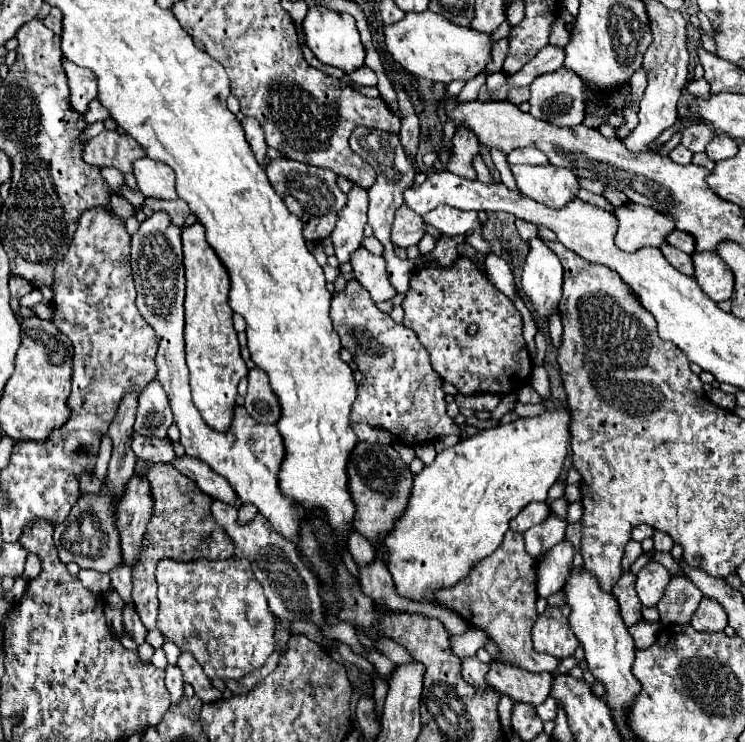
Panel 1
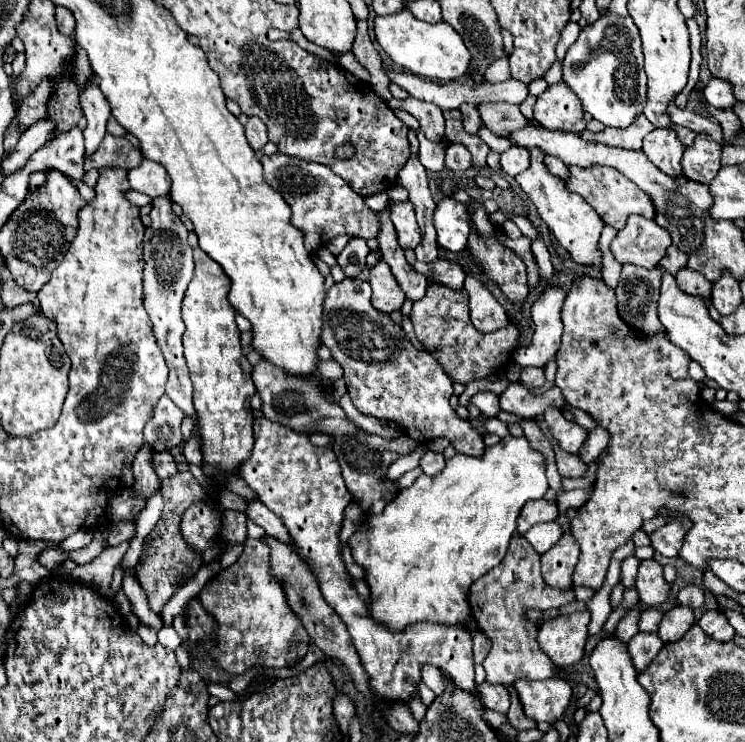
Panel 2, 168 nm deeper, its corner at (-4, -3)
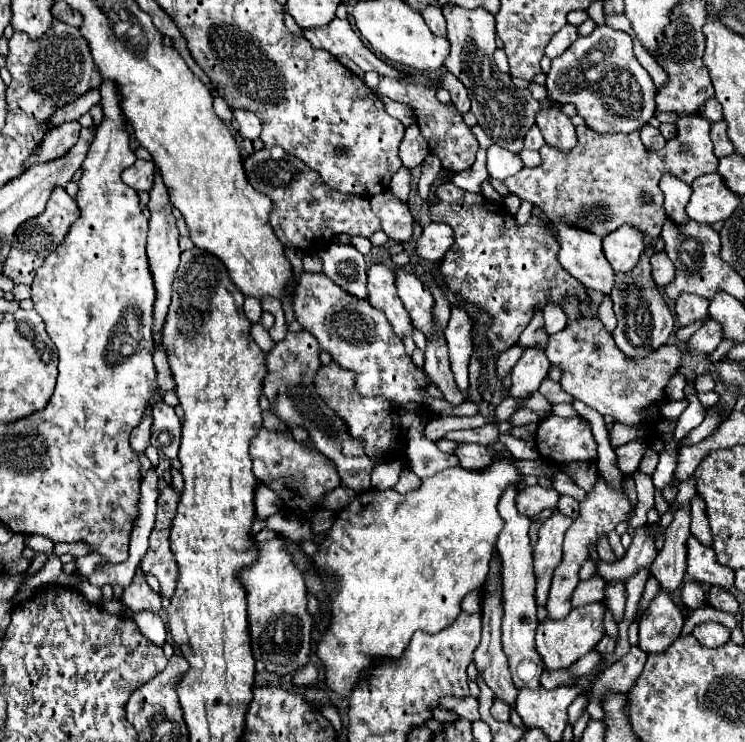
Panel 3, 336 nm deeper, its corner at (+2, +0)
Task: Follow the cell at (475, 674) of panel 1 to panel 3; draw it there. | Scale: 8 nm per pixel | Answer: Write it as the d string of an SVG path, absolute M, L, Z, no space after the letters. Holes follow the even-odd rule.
M493 700L491 714L493 714L493 718L495 718L495 720L509 722L509 706L507 706L503 700Z

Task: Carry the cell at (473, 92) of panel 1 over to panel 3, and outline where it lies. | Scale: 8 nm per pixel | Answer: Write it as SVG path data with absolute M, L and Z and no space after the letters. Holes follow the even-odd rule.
M417 74L417 84L401 84L401 82L393 82L391 78L381 78L379 80L379 94L381 96L387 96L395 102L401 102L401 104L409 104L413 108L413 114L417 116L417 124L421 128L421 134L425 136L425 140L429 142L429 150L431 154L439 156L441 160L442 168L449 170L453 174L459 174L463 170L469 170L475 162L475 152L479 150L479 144L471 132L471 128L463 122L461 114L455 110L453 104L441 104L437 98L435 98L435 92L425 88L427 84L427 76L421 76Z

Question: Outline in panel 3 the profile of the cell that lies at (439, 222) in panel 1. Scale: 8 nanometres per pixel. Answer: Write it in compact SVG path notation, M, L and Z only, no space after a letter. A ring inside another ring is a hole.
M431 222L417 240L417 254L421 260L437 262L445 256L449 246L453 246L453 230L441 222Z

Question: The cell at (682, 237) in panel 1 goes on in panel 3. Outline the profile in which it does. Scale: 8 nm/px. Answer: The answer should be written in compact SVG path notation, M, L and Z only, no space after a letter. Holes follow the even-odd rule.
M657 252L651 258L651 266L653 266L653 280L657 282L659 288L665 288L673 280L673 274L675 274L673 262L669 260L665 252Z

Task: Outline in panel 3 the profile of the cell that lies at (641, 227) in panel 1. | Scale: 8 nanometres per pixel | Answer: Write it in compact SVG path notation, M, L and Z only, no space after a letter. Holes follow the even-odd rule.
M621 226L613 234L603 238L603 254L613 266L613 270L619 272L631 270L647 248L661 252L663 238L655 238L653 242L649 242L649 238L645 238L645 234L641 234L641 230L633 226Z

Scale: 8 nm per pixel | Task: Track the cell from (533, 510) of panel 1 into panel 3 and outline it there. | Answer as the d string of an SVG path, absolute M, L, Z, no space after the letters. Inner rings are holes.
M523 486L517 494L517 510L527 516L527 518L535 518L539 512L543 512L545 508L555 508L559 500L559 492L551 490L551 488L543 488L543 486Z

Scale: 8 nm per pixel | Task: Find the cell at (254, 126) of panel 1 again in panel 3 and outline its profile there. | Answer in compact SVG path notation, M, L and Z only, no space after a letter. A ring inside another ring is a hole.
M233 110L235 120L239 122L239 134L241 138L257 140L261 134L261 122L257 116L253 116L249 110Z

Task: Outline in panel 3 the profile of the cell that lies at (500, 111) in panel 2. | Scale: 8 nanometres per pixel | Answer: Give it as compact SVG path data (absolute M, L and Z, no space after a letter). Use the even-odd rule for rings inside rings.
M443 6L447 20L447 38L451 42L451 54L445 60L445 68L457 76L471 98L471 112L477 116L483 132L497 144L511 152L523 150L523 138L535 124L539 102L529 90L521 90L511 82L509 74L497 70L493 62L495 52L495 16L487 10L465 10L459 6Z

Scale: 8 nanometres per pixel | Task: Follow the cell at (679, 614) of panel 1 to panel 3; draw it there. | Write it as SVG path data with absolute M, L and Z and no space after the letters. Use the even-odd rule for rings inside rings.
M691 580L691 582L683 584L683 588L681 588L681 600L683 600L683 604L687 608L697 610L697 608L701 608L705 604L705 594L703 594L701 586Z

